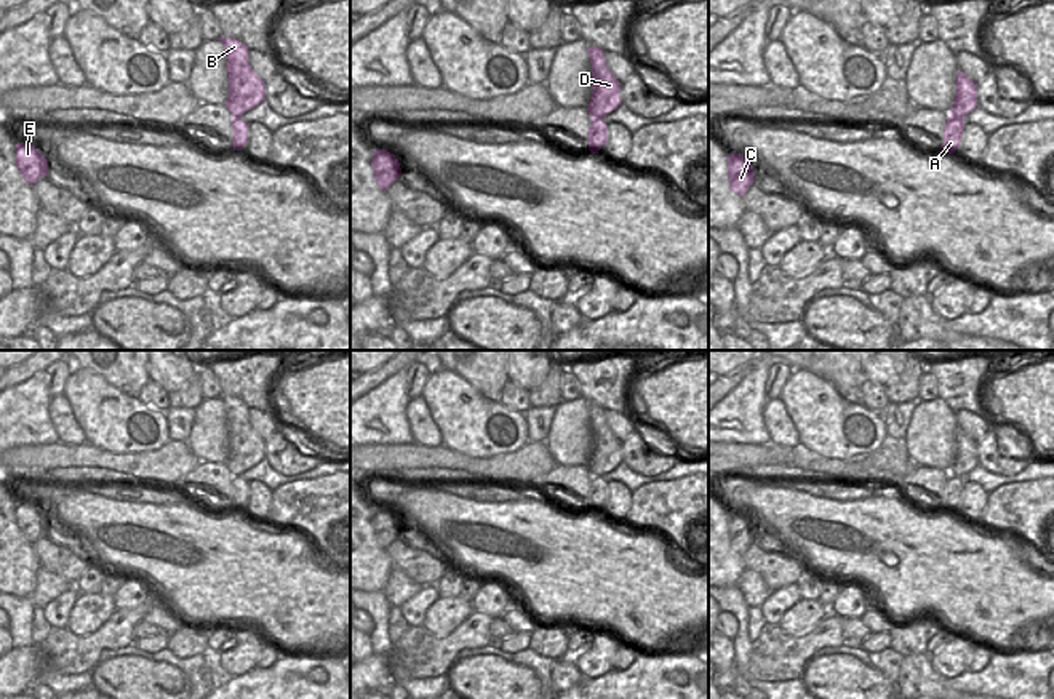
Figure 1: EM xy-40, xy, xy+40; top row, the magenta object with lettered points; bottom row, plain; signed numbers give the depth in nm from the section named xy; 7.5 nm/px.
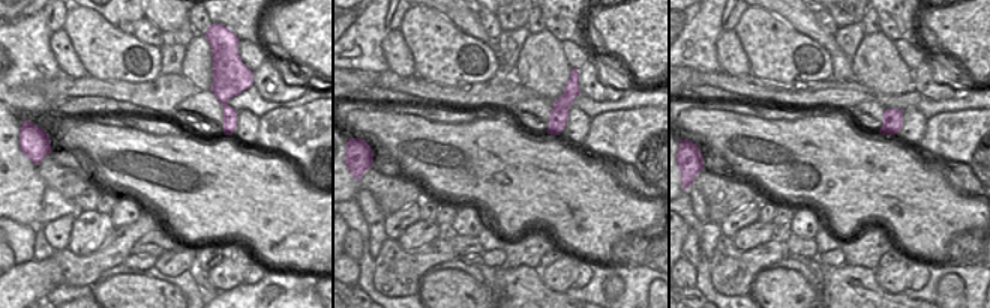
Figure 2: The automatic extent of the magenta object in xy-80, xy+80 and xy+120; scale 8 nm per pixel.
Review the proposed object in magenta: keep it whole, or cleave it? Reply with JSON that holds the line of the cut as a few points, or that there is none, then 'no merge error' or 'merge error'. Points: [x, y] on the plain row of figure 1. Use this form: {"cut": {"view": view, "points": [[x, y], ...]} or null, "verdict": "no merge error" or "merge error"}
{"cut": {"view": "xy+40", "points": [[950, 474], [963, 479]]}, "verdict": "merge error"}

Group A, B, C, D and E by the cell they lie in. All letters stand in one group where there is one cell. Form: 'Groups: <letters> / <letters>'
Groups: A / B C D E

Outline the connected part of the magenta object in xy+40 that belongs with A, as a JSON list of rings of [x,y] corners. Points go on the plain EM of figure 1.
[[[950,475],[944,488],[944,502],[942,509],[955,512],[963,497],[964,478]]]

